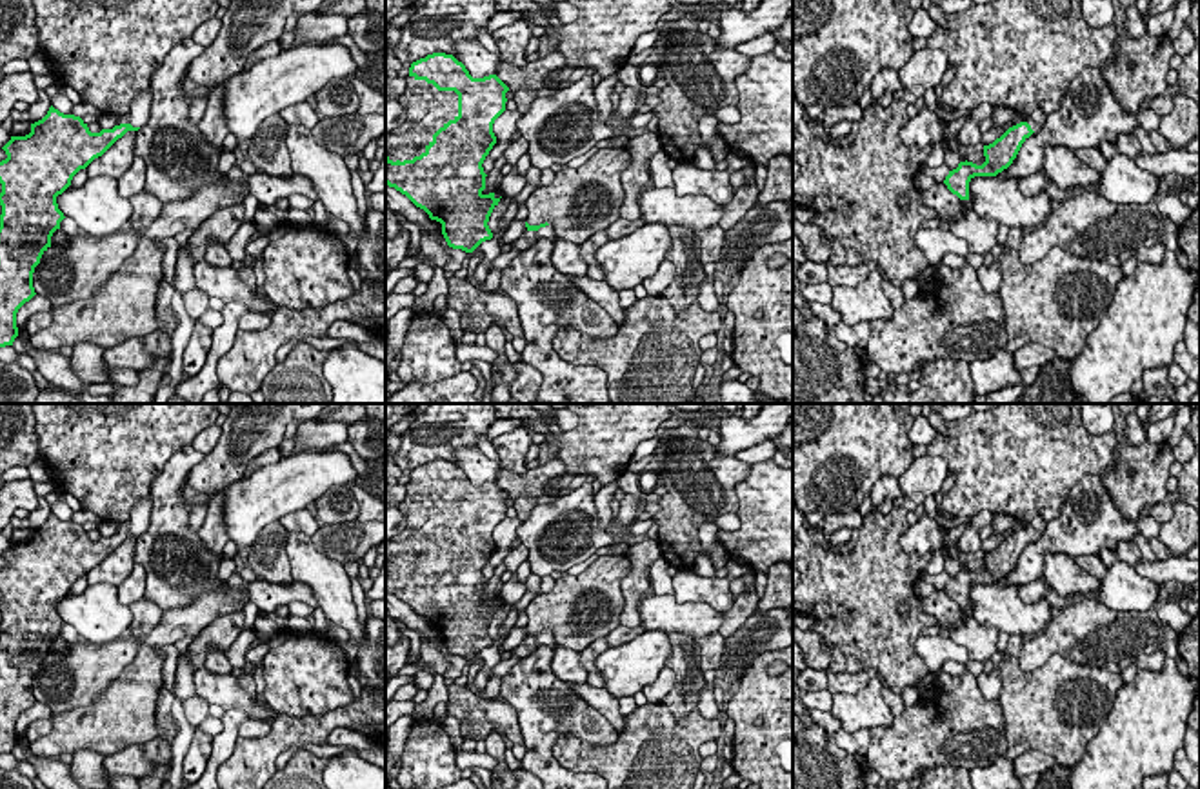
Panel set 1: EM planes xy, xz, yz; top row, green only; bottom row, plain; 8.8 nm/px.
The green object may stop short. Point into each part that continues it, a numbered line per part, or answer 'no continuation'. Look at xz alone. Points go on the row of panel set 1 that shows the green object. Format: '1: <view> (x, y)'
1: xz (428, 109)
2: xz (528, 239)

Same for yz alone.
1: yz (1037, 120)

